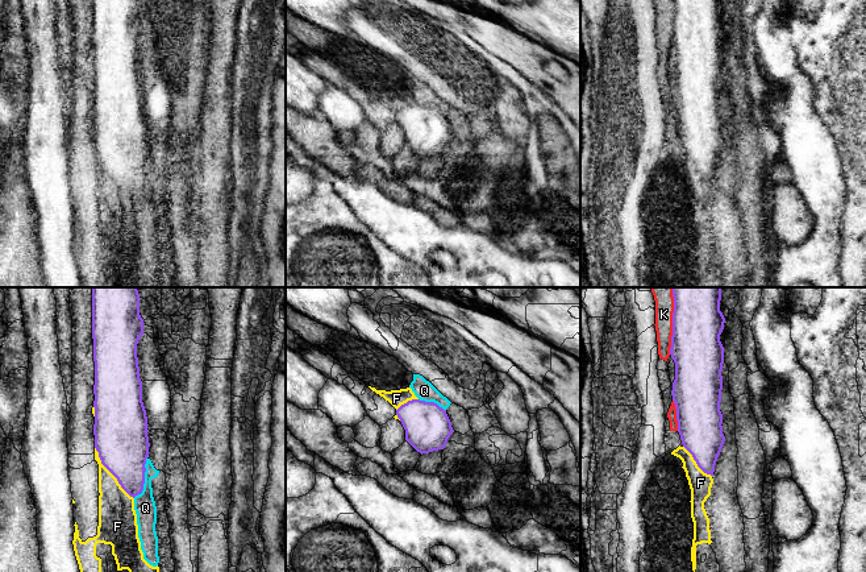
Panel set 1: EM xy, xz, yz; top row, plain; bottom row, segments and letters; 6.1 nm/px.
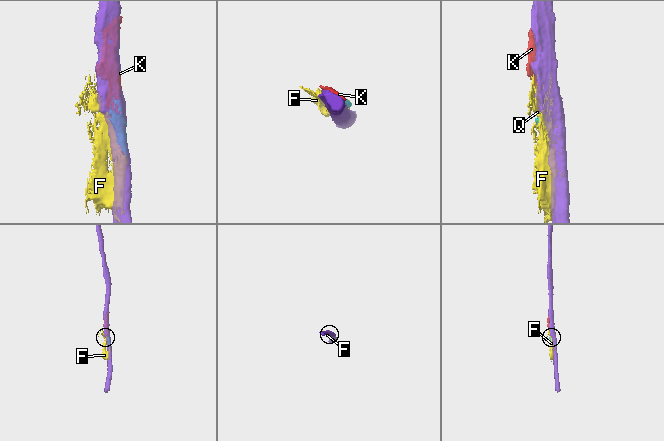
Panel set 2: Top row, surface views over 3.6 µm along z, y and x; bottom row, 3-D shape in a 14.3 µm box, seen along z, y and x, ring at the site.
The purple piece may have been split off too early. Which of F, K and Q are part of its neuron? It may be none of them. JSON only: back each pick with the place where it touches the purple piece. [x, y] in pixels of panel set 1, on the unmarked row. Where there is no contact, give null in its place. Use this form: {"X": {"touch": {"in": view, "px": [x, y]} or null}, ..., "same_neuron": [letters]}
{"same_neuron": []}

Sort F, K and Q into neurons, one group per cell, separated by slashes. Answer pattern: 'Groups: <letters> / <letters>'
Groups: F K Q

